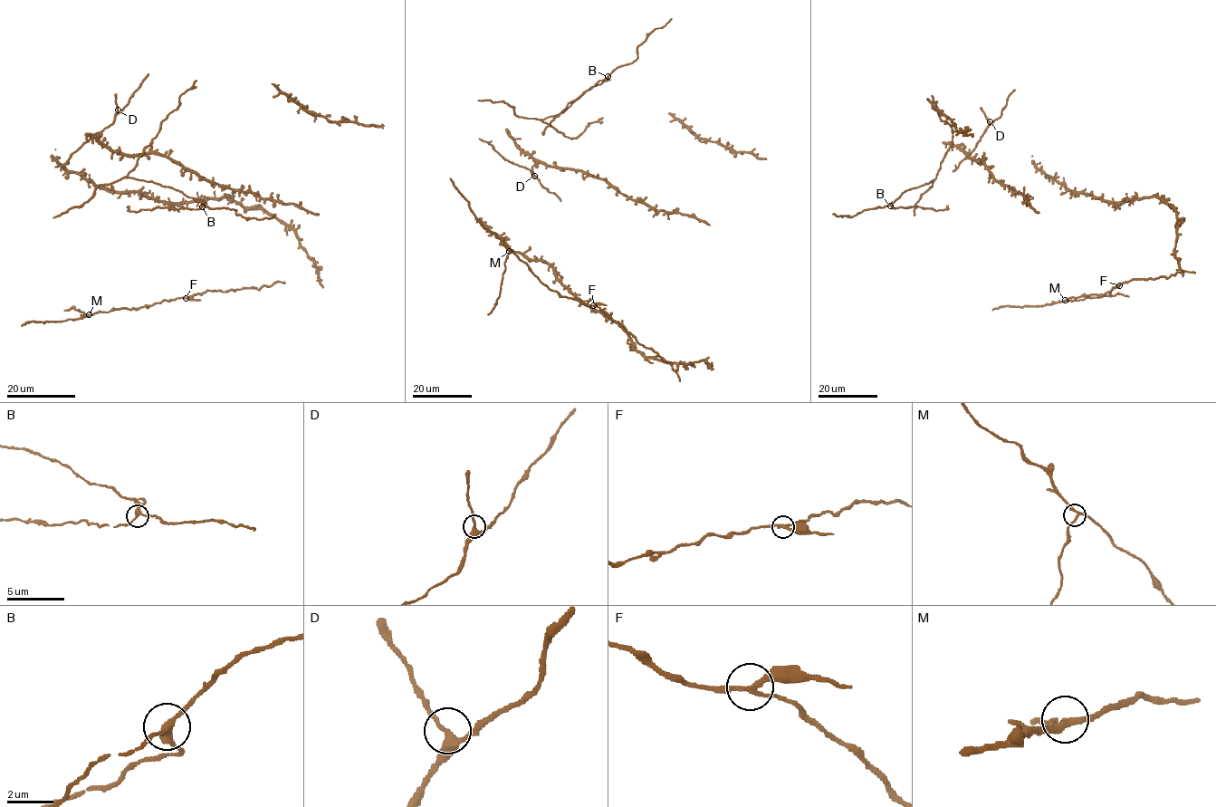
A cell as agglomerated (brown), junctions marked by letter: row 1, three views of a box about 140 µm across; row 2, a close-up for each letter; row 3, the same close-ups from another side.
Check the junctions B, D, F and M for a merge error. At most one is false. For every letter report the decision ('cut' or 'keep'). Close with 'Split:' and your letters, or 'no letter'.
B: keep
D: keep
F: cut
M: keep
Split: F

